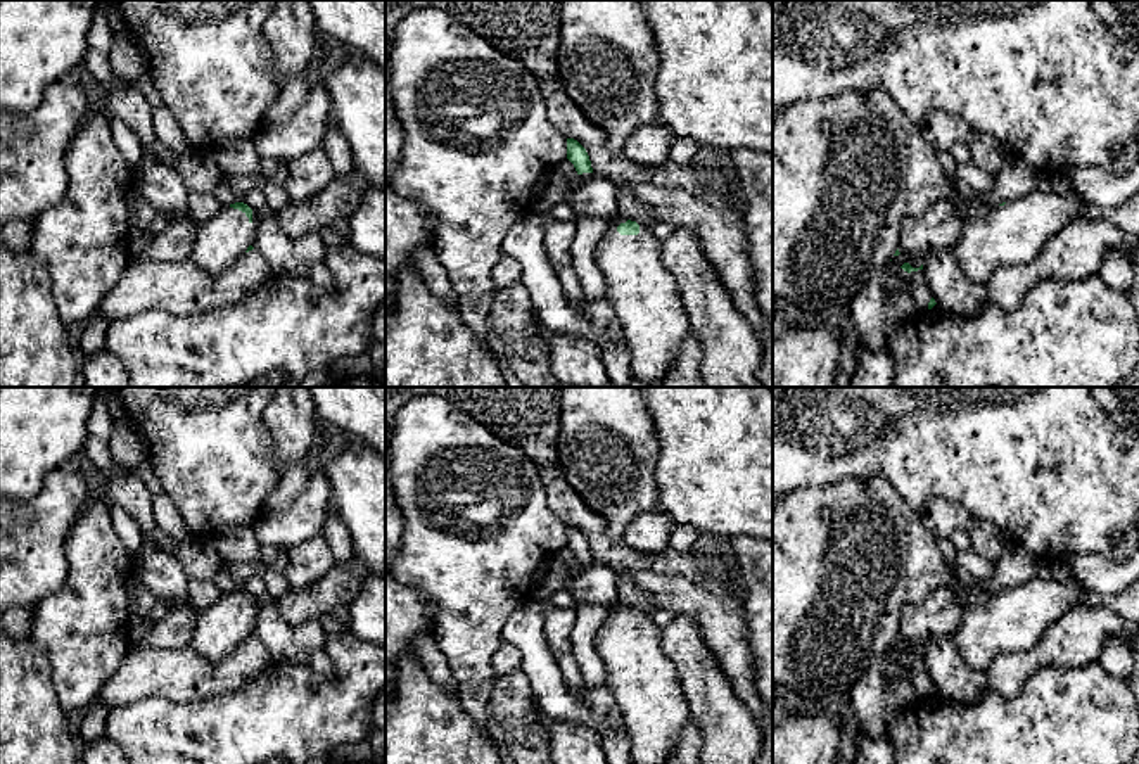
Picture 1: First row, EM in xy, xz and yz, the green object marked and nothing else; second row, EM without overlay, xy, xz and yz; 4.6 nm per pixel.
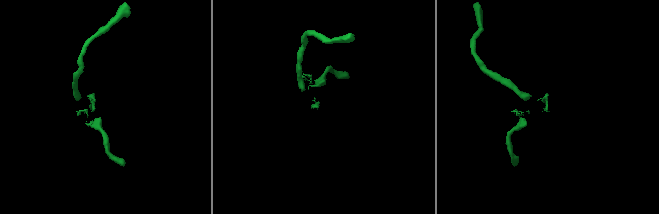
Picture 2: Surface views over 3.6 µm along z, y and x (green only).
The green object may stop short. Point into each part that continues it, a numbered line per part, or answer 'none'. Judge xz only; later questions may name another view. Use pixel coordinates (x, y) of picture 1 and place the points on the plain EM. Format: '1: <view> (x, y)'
1: xz (643, 680)

